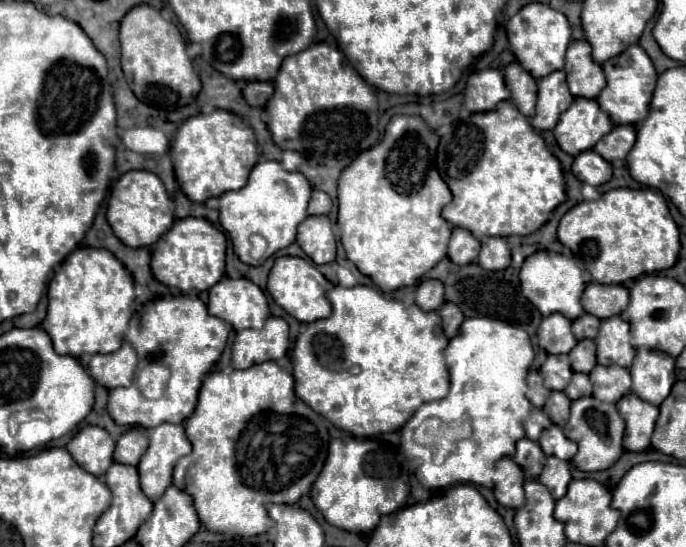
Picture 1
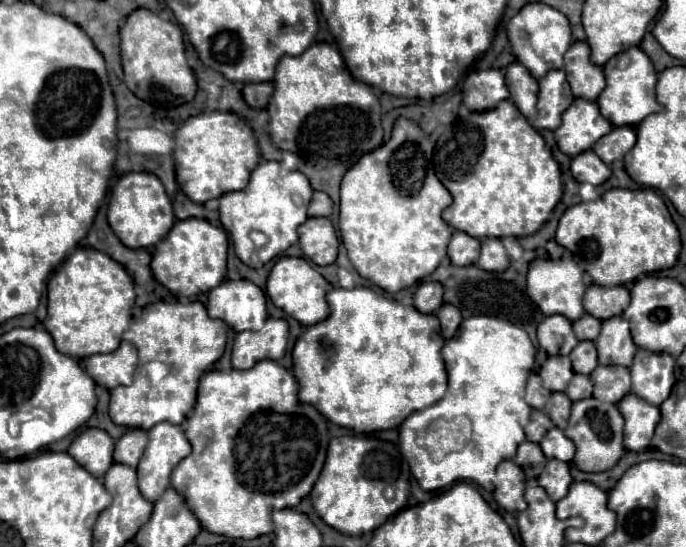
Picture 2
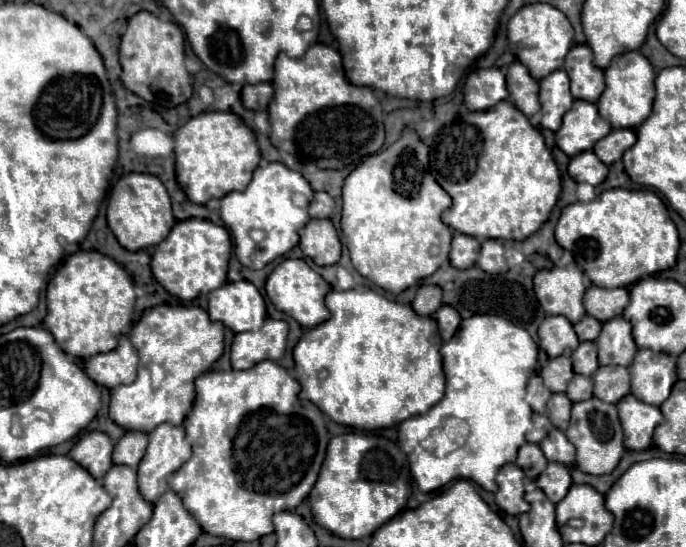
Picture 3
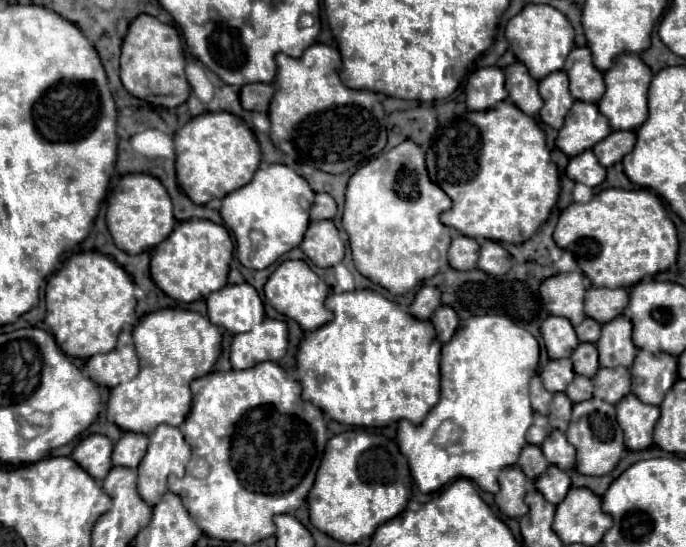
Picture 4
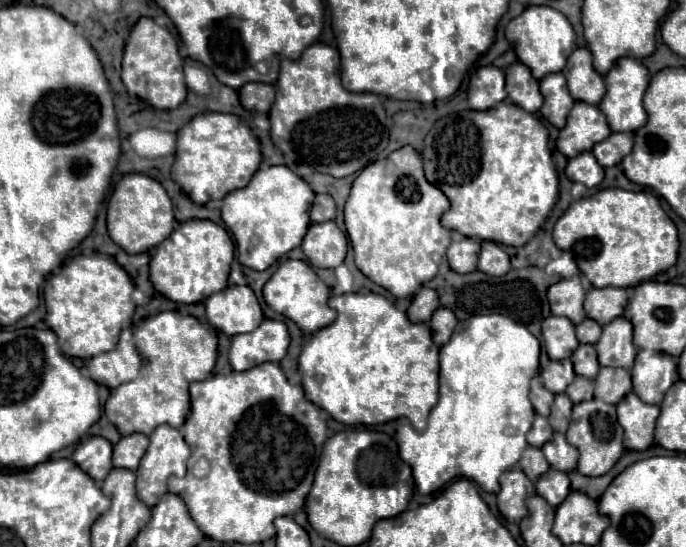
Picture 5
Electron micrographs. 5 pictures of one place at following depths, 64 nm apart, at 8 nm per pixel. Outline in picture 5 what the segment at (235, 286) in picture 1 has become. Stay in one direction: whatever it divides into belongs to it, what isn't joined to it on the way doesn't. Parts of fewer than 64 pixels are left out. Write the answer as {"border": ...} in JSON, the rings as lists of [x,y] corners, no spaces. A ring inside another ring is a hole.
{"border":[[[228,286],[206,300],[206,320],[226,336],[236,336],[256,330],[264,314],[250,286]]]}

